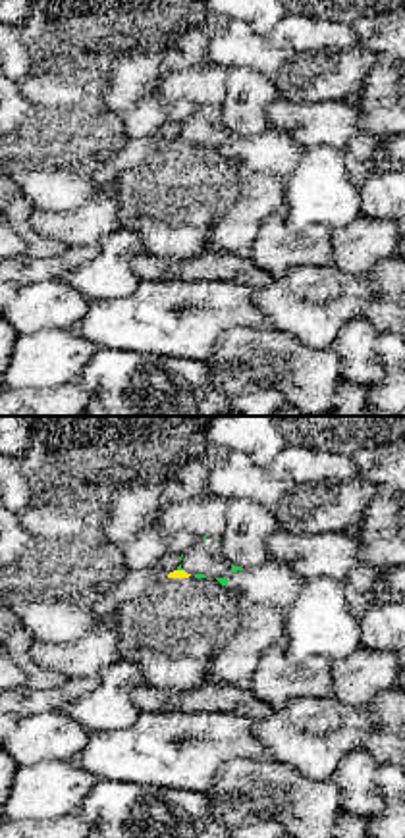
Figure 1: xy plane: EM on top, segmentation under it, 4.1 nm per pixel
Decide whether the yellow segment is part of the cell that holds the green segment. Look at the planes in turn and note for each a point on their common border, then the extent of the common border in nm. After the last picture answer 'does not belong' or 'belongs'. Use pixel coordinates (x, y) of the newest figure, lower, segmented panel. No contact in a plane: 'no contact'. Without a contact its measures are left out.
(180, 569) | 30 nm

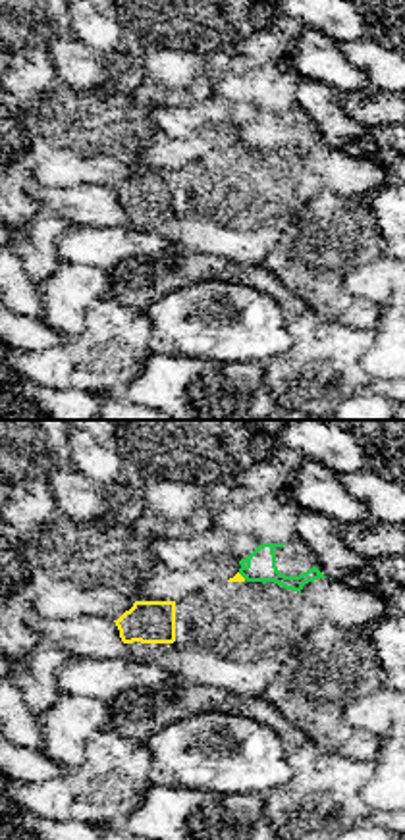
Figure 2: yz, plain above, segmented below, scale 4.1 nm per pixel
(242, 575) | 50 nm

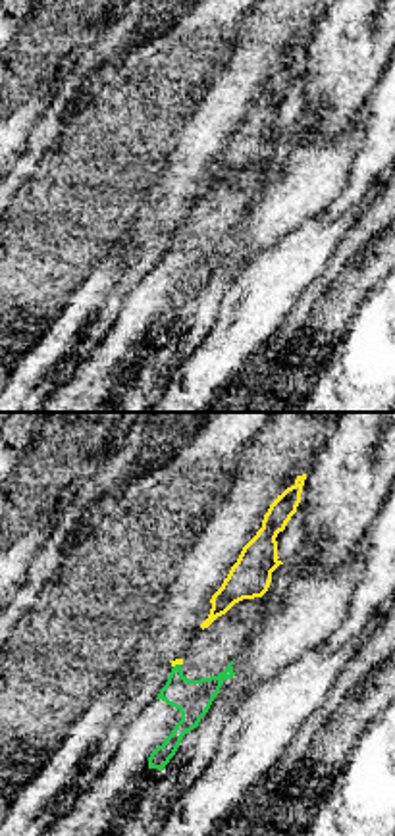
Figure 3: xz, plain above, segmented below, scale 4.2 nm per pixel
(176, 665) | 40 nm

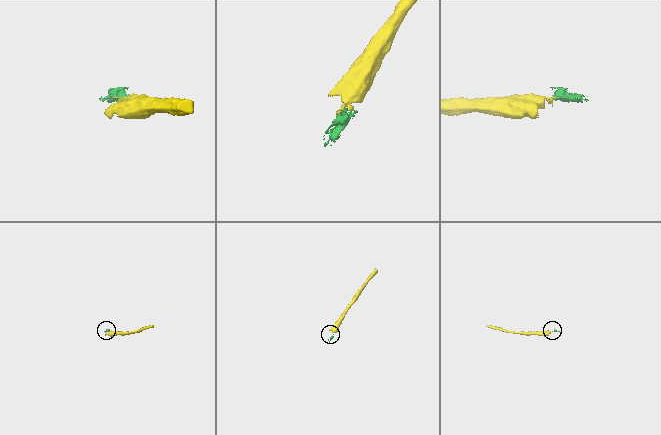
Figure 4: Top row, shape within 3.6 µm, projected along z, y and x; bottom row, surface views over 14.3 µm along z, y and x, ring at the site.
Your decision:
does not belong

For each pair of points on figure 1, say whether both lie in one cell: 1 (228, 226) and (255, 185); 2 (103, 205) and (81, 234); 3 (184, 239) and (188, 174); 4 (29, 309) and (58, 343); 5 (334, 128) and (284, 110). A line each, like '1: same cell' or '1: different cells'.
1: same cell
2: same cell
3: same cell
4: different cells
5: same cell

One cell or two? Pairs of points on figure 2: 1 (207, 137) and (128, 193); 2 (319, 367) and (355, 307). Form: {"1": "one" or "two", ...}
{"1": "two", "2": "two"}

